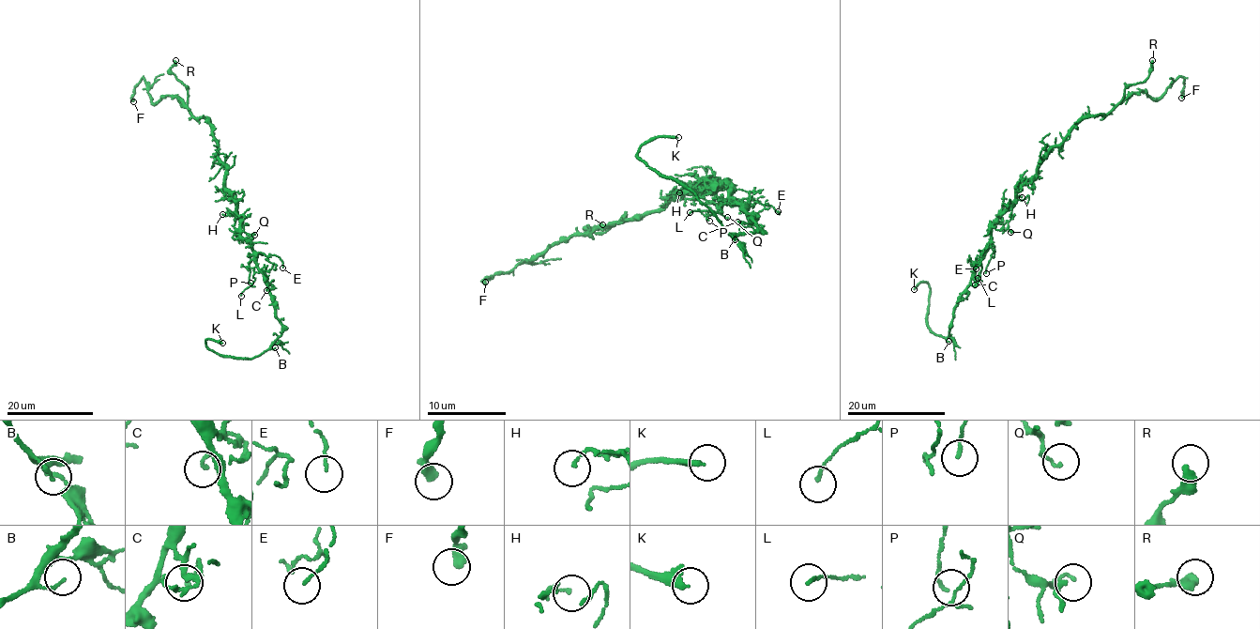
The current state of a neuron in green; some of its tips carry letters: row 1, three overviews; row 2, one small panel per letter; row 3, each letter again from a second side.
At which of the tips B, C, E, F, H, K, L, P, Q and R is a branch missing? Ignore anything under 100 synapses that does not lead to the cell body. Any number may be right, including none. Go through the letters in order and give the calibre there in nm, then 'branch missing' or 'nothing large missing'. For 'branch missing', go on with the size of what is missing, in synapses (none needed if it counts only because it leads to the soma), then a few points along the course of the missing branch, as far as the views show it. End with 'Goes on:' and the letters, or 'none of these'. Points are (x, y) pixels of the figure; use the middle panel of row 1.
B: 110 nm | nothing large missing
C: 130 nm | nothing large missing
E: 70 nm | nothing large missing
F: 360 nm | nothing large missing
H: 110 nm | nothing large missing
K: 280 nm | branch missing | (678, 137), (704, 130), (718, 123), (726, 84), (731, 77), (732, 81)
L: 120 nm | nothing large missing
P: 60 nm | nothing large missing
Q: 100 nm | nothing large missing
R: 320 nm | nothing large missing
Goes on: K

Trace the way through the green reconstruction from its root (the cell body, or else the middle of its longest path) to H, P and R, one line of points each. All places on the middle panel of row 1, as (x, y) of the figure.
H: (707, 191), (690, 187), (679, 192)
P: (707, 191), (717, 185), (729, 191), (728, 202), (718, 207), (718, 212), (712, 210), (705, 217), (709, 221)
R: (707, 191), (712, 184), (691, 185), (660, 208), (602, 224)

